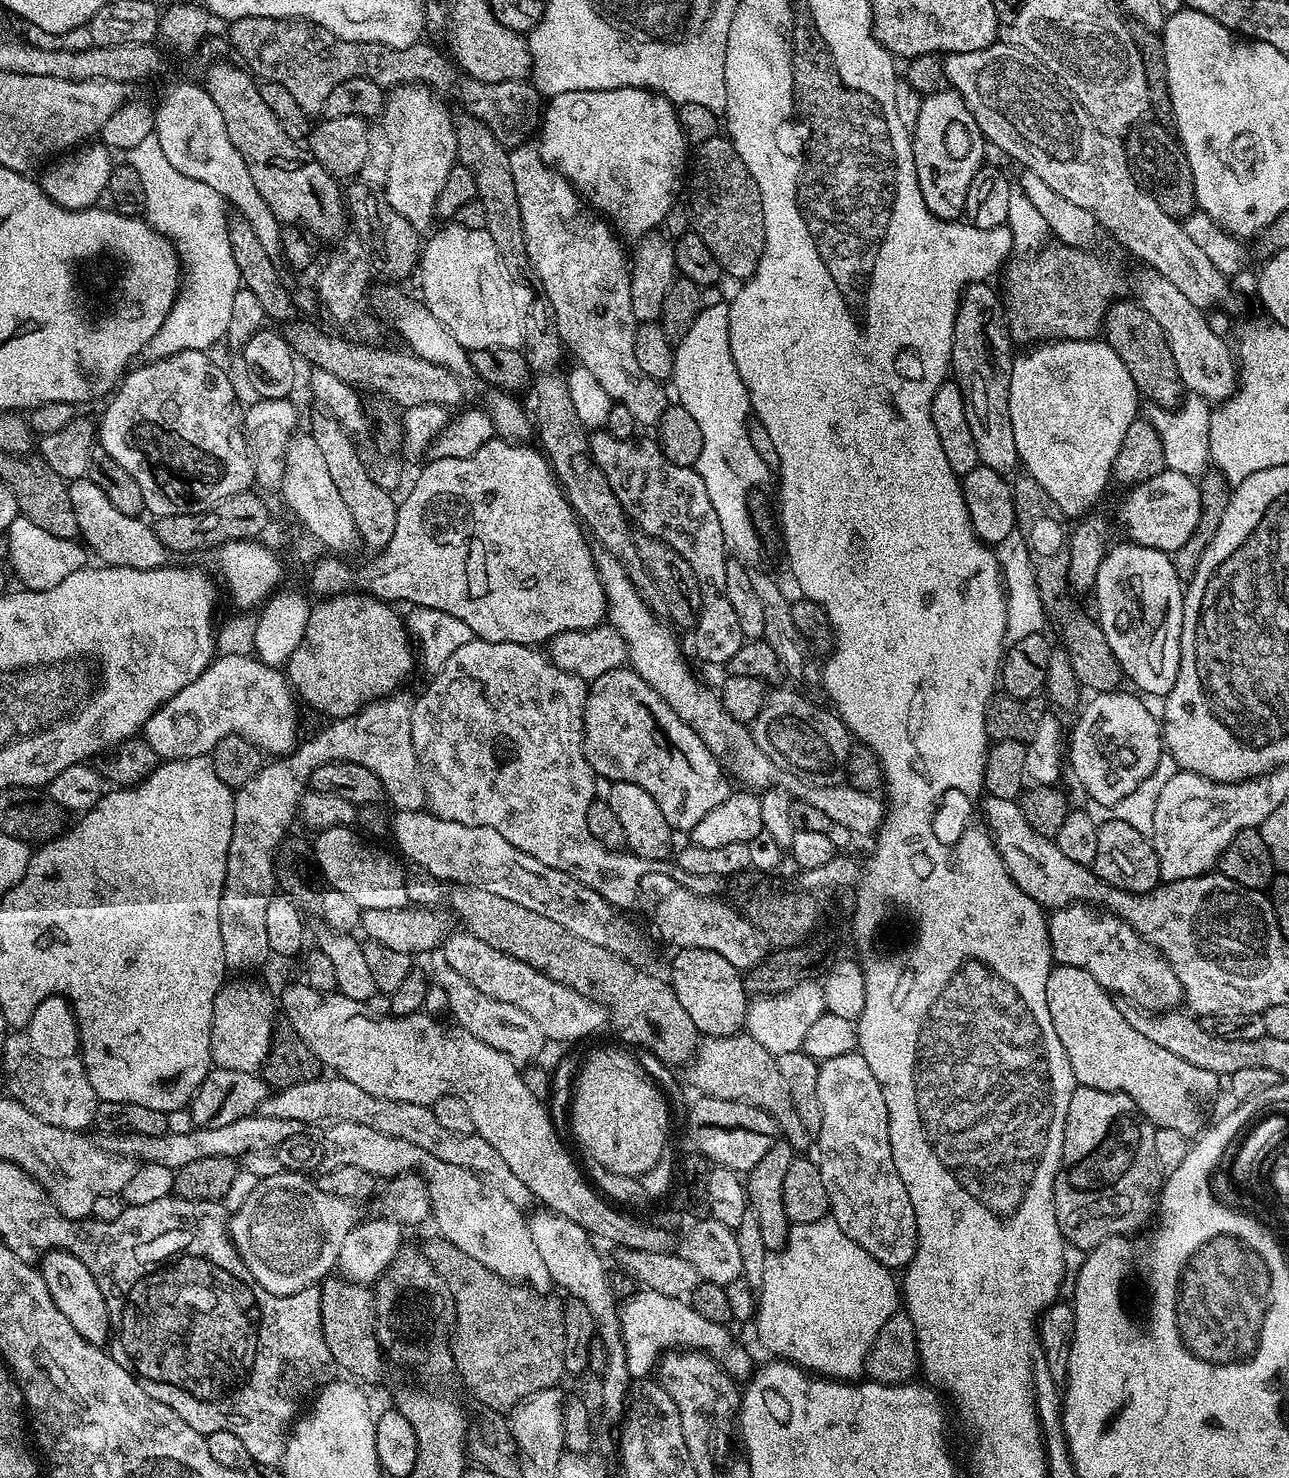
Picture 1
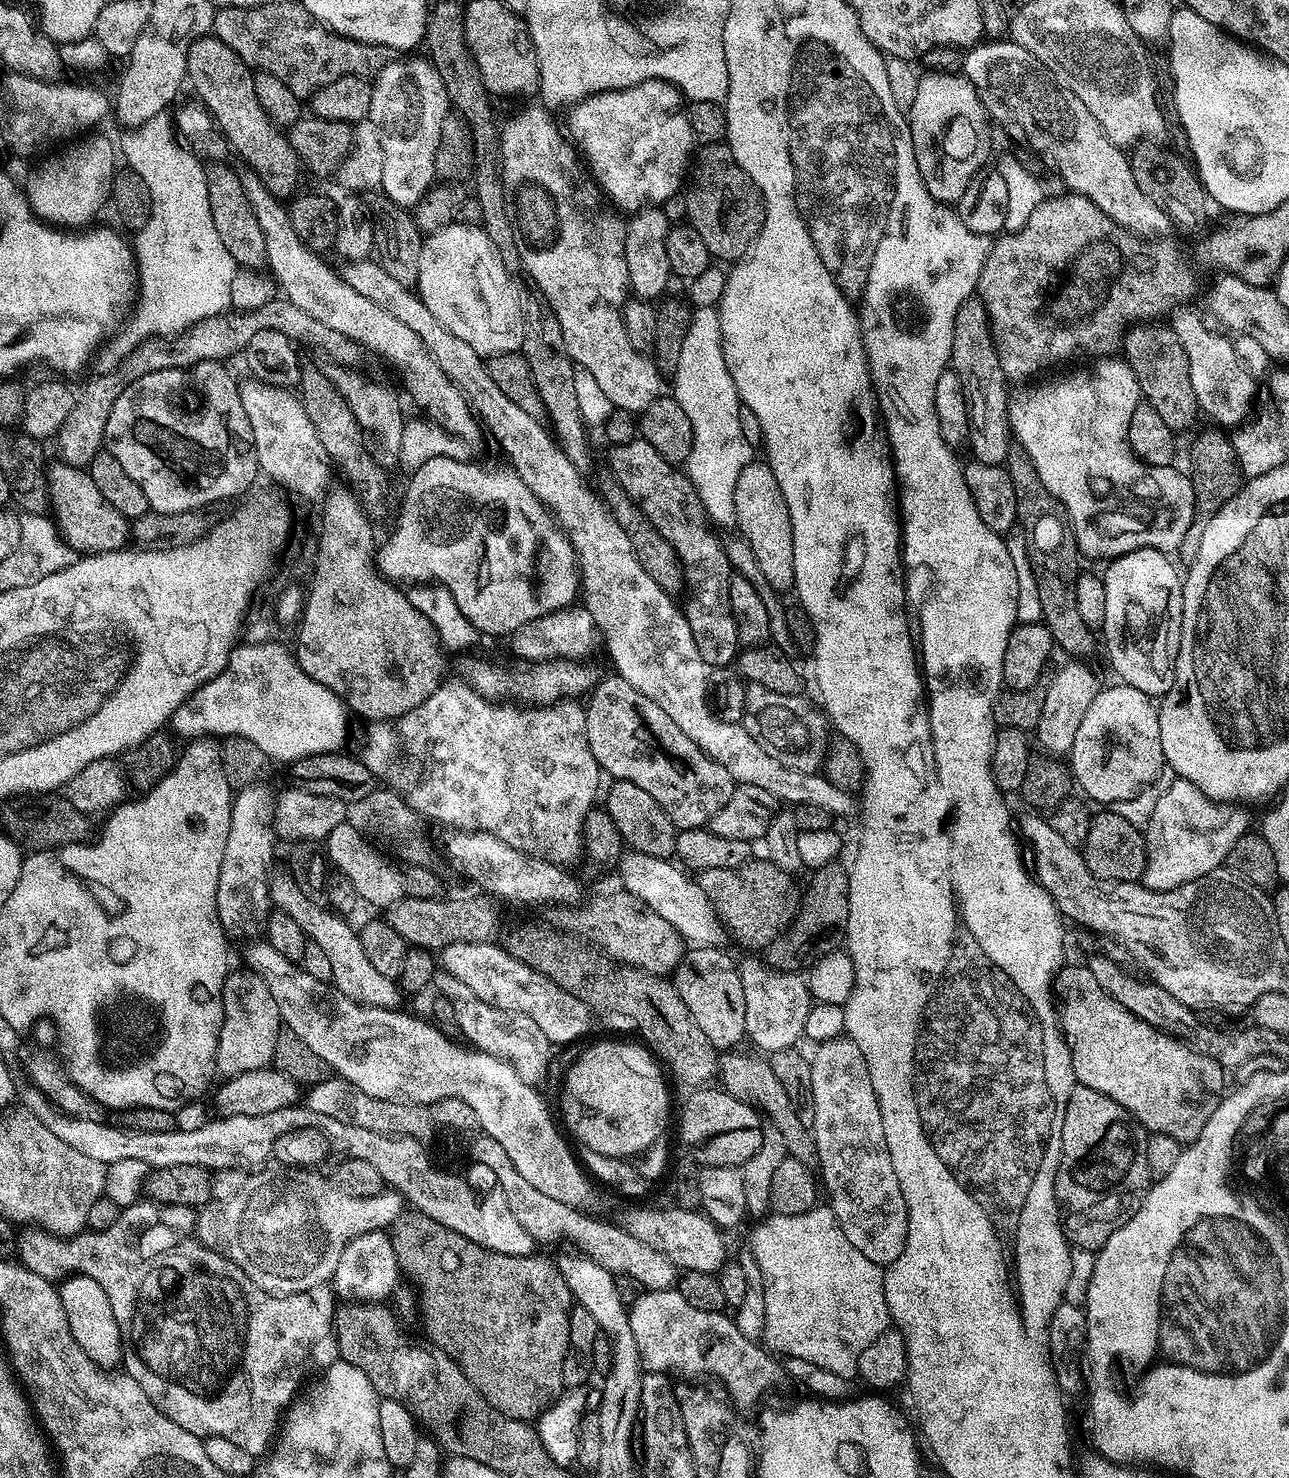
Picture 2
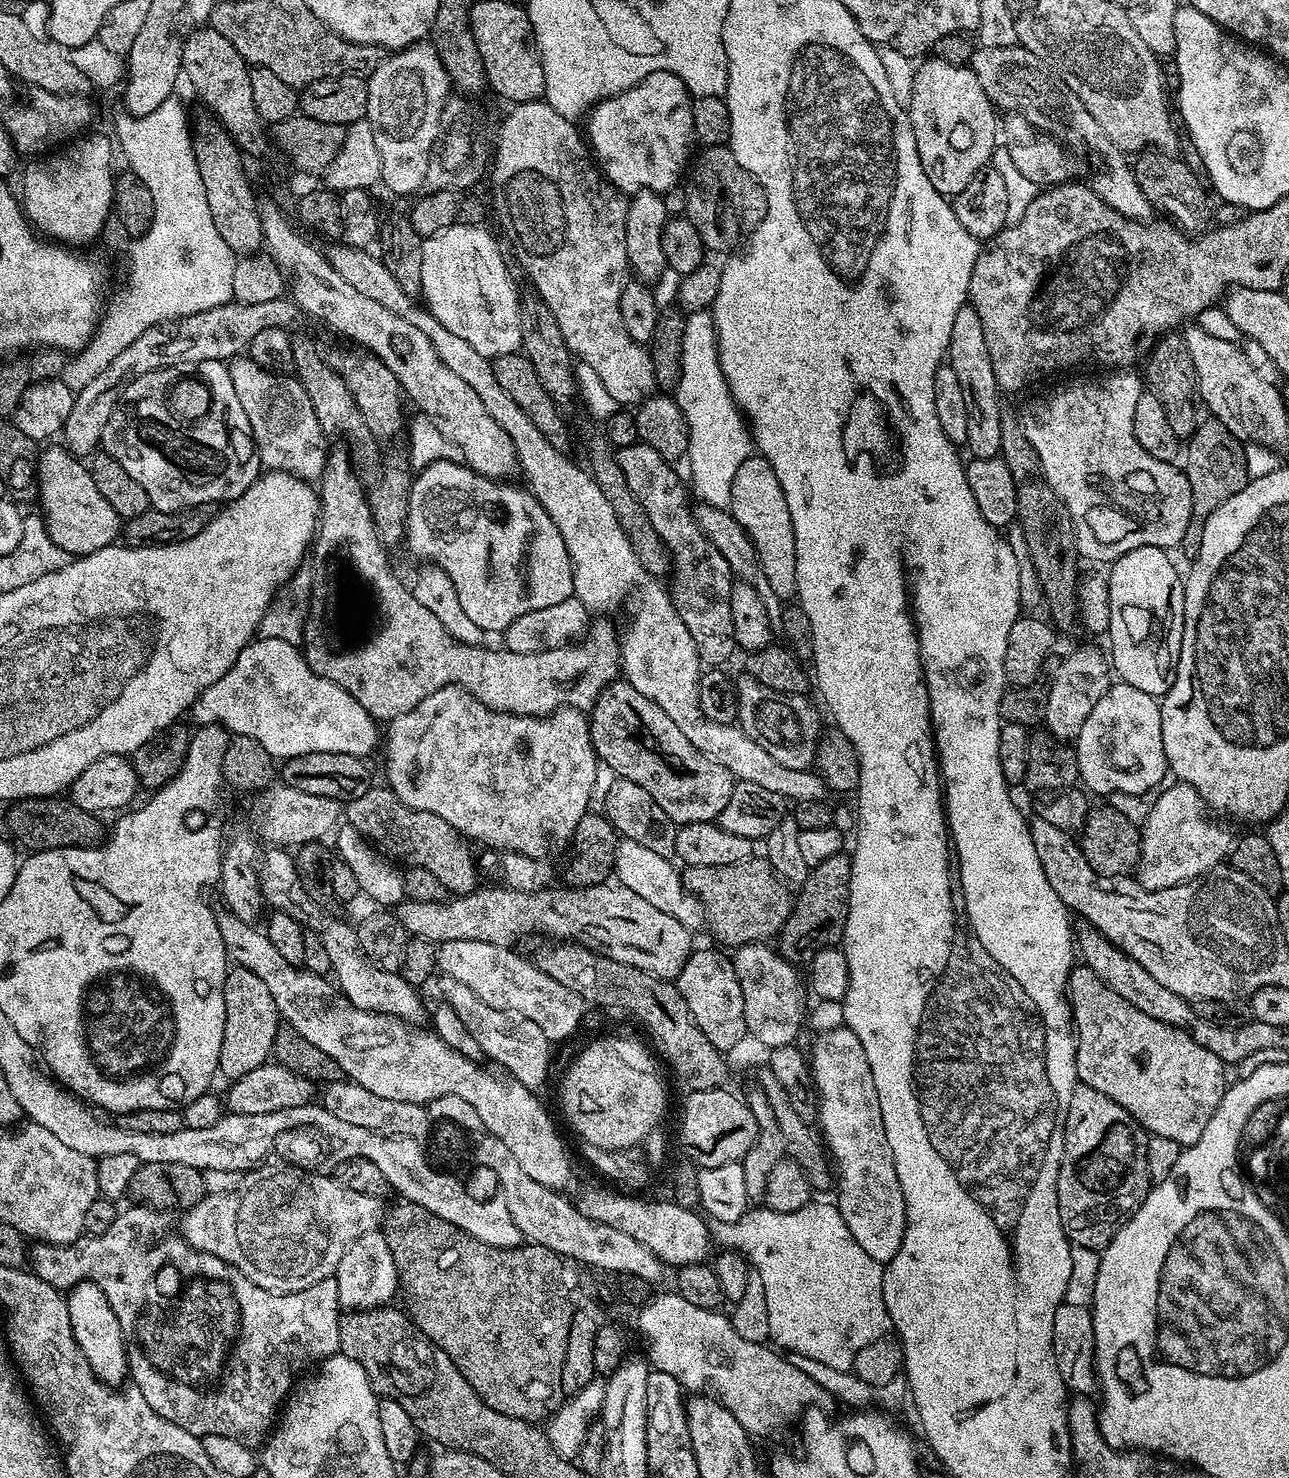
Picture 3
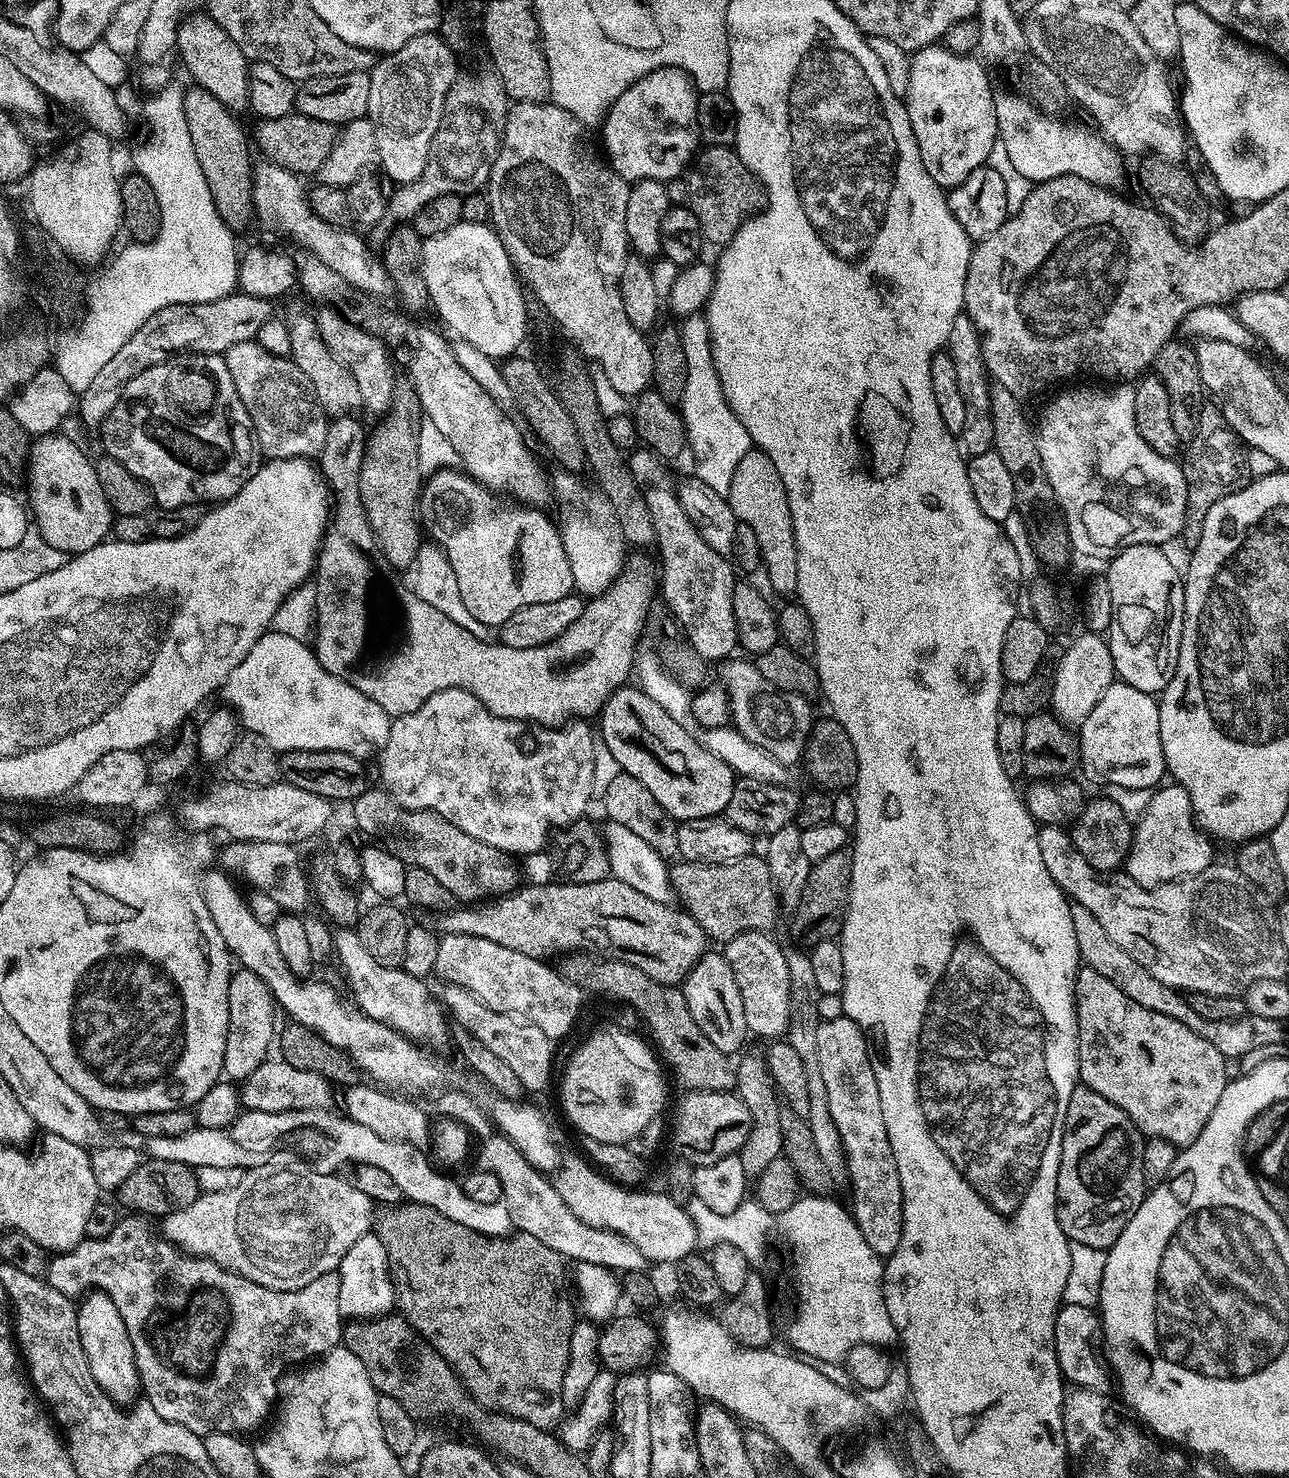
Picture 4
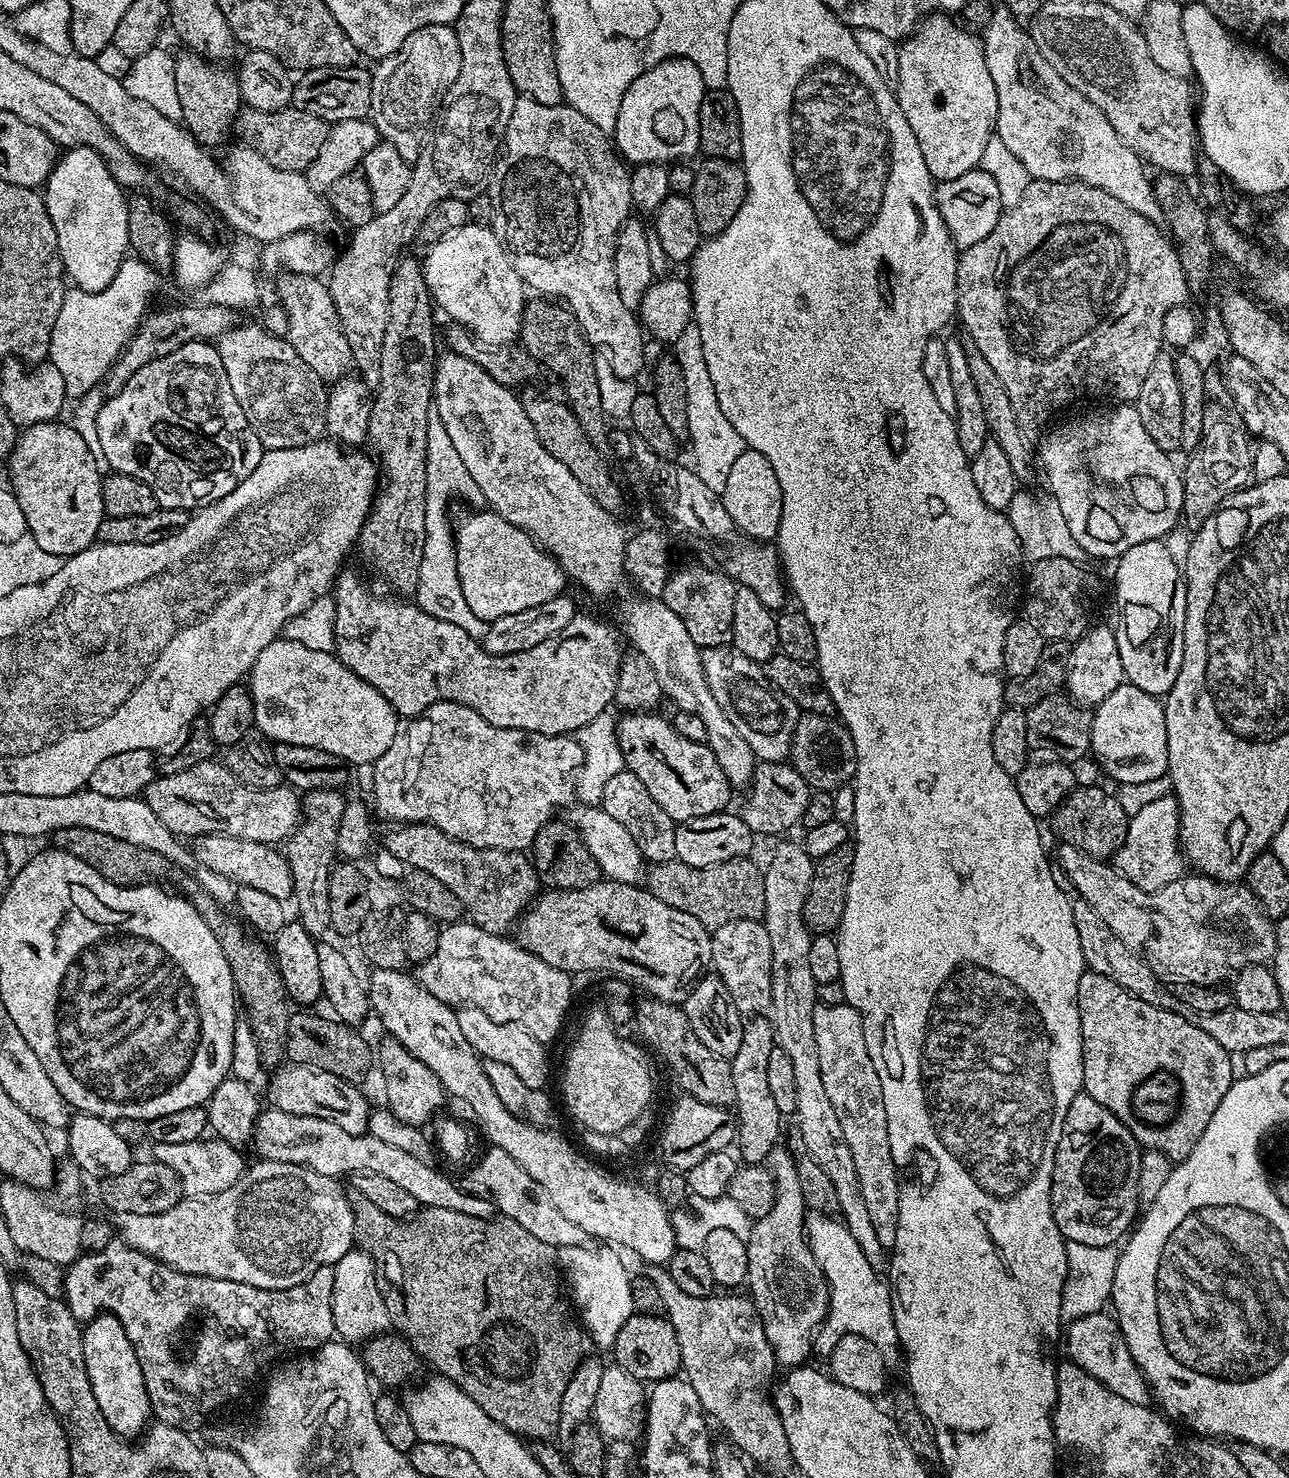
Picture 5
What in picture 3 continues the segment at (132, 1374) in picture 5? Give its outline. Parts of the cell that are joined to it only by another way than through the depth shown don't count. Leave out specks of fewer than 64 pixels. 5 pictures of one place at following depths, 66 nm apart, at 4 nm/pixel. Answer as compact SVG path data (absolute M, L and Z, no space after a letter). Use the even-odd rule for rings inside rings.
M83 1280L74 1285L67 1293L70 1310L70 1326L74 1330L74 1338L94 1374L104 1384L120 1386L129 1379L128 1344L122 1334L122 1326L118 1322L118 1314L114 1314L114 1306L106 1298L106 1294L94 1282Z

